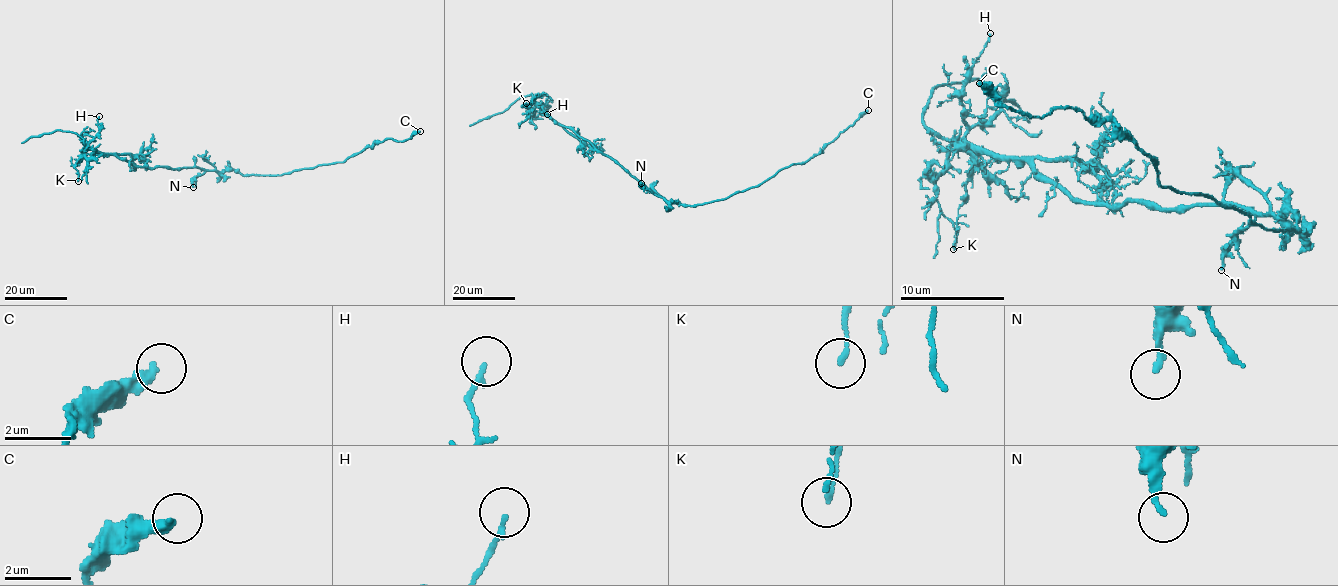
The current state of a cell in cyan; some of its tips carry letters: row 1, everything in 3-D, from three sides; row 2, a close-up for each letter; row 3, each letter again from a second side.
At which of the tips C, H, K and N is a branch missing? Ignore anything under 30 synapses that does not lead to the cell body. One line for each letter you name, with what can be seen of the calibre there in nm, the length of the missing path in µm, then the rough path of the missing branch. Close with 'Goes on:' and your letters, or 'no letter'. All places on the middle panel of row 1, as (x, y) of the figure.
Goes on: no letter

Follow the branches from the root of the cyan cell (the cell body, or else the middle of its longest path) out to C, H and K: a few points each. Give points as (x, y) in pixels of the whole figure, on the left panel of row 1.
C: (212, 171), (234, 170), (244, 175), (281, 175), (342, 162), (375, 143), (387, 139), (404, 141), (420, 131)
H: (212, 171), (136, 167), (113, 154), (100, 154), (88, 146), (99, 132), (99, 116)
K: (212, 171), (136, 167), (113, 154), (88, 150), (74, 167), (78, 171), (78, 181)

